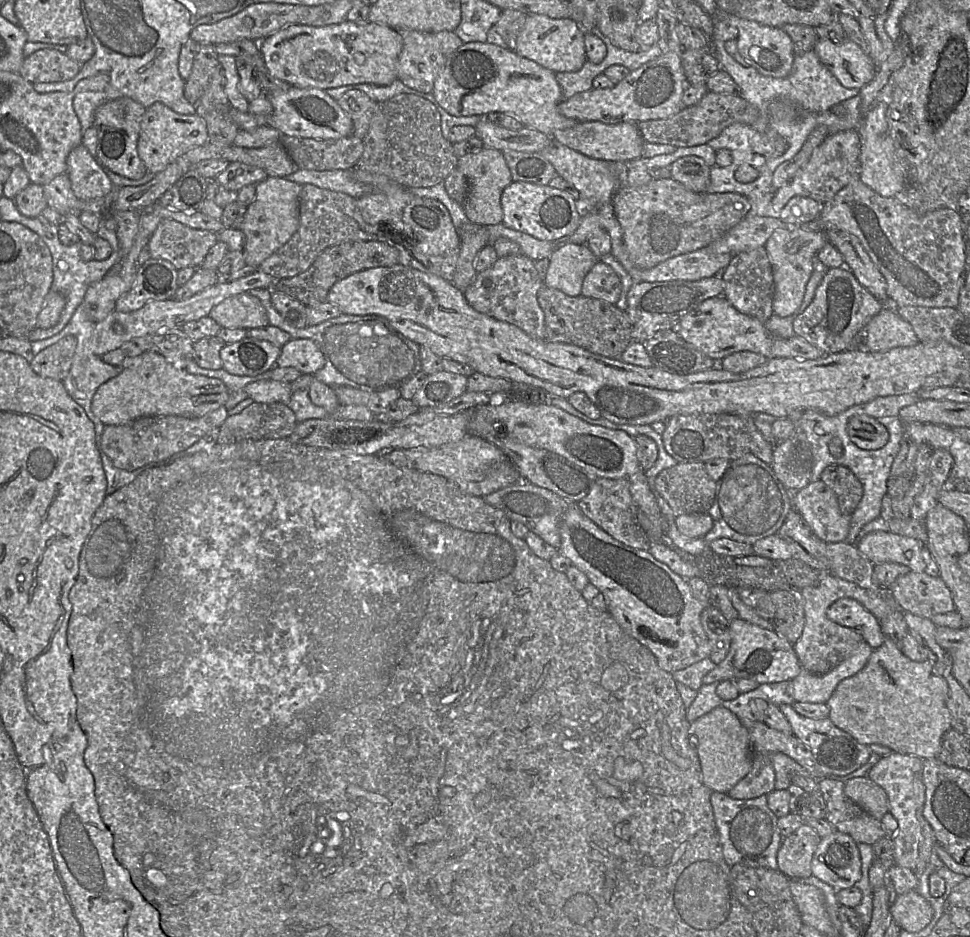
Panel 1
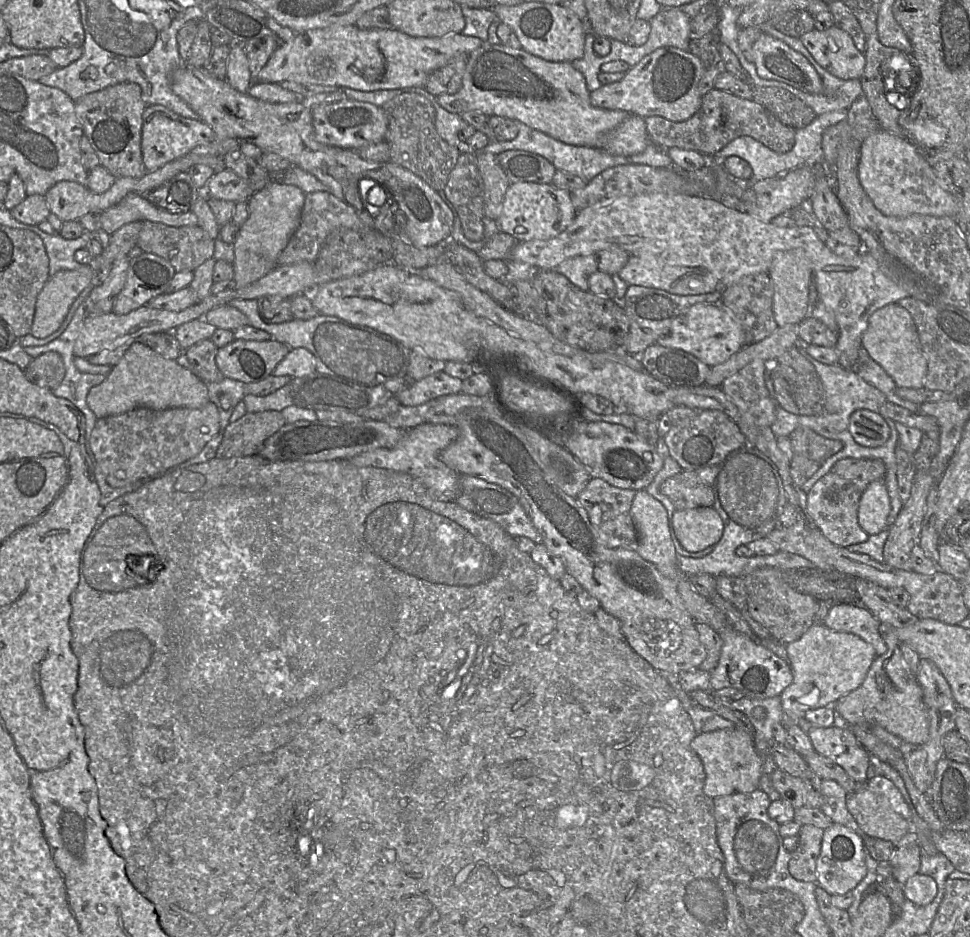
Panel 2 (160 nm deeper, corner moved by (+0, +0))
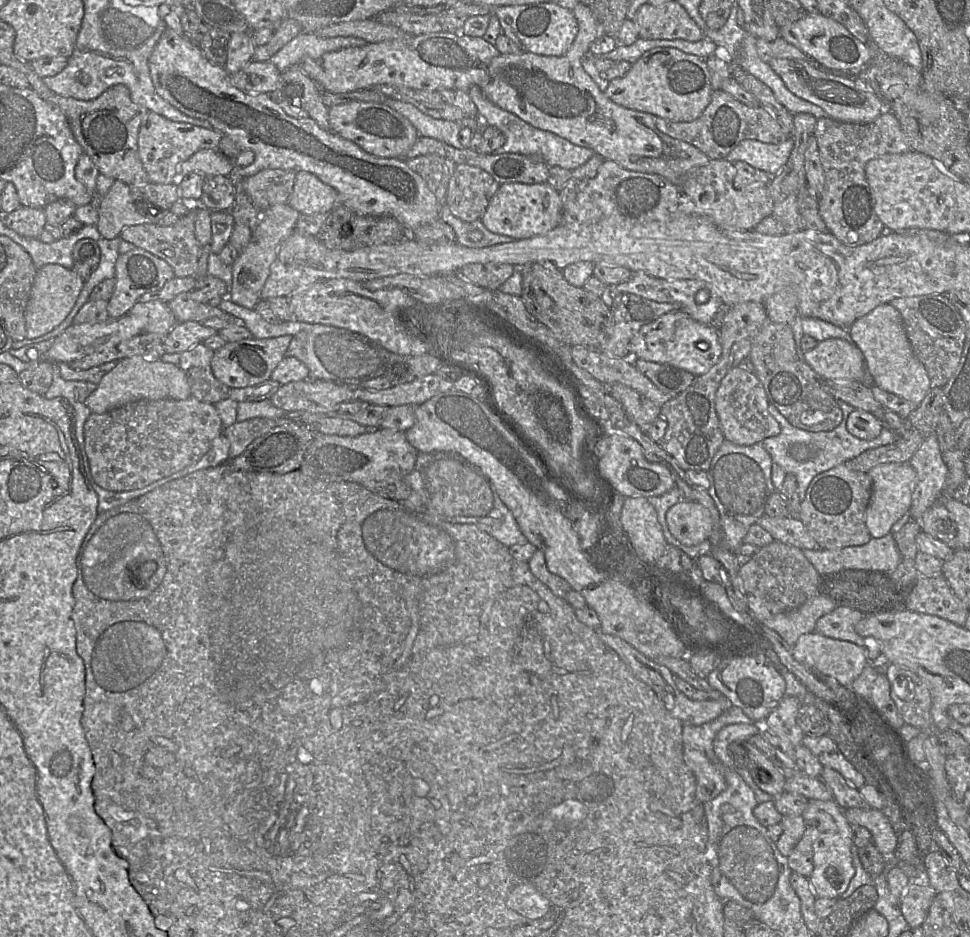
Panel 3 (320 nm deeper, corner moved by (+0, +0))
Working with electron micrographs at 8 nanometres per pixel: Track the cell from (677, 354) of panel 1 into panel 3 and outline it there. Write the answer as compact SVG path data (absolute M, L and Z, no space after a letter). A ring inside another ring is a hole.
M637 359L636 368L658 389L668 395L678 395L695 381L694 374L668 364Z

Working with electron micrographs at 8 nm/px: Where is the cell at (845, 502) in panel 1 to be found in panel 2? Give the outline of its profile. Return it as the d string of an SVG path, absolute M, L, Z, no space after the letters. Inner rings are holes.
M845 458L836 462L831 472L848 480L859 491L864 492L871 482L884 478L886 467L880 459Z

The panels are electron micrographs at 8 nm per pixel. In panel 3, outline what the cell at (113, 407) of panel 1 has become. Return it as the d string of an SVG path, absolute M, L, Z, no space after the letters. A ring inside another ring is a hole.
M135 355L119 360L117 365L102 377L96 389L86 398L85 404L92 413L103 414L142 399L186 400L189 397L191 388L179 365Z

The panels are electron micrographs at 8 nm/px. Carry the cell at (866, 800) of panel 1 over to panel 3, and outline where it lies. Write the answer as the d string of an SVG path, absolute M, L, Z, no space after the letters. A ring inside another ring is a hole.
M871 807L849 808L844 815L852 825L865 827L872 835L872 843L882 855L892 855L898 843L898 836L889 819L877 809Z

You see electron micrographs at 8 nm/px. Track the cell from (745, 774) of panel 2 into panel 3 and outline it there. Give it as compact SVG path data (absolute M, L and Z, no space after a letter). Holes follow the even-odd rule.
M683 748L685 764L696 778L696 798L705 803L723 792L727 783L720 770L700 751Z

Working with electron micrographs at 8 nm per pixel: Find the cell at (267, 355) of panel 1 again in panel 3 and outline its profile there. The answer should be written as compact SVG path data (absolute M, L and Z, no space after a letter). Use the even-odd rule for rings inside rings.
M279 336L266 339L248 338L227 342L214 351L211 360L213 375L231 388L245 388L271 379L271 374L285 357L291 337Z

